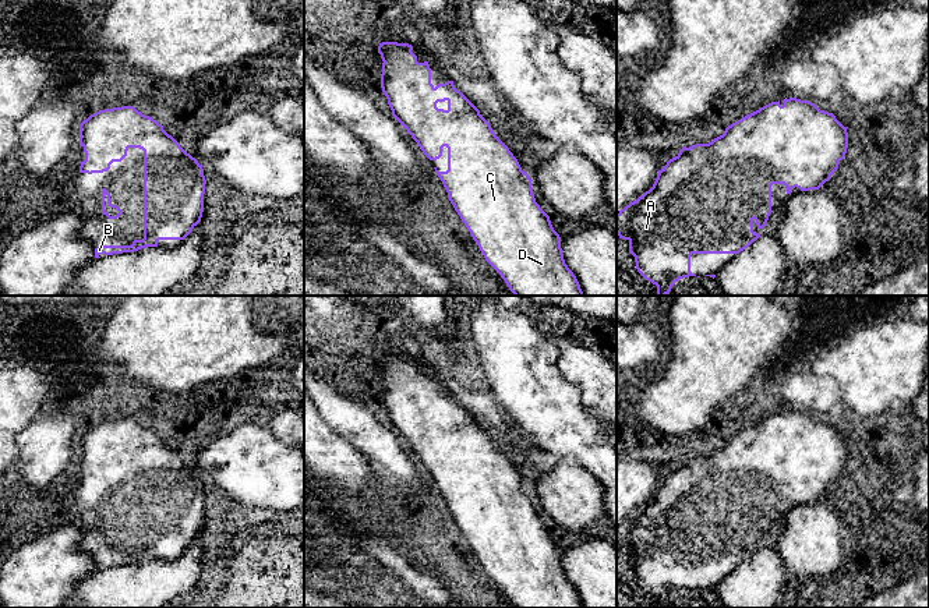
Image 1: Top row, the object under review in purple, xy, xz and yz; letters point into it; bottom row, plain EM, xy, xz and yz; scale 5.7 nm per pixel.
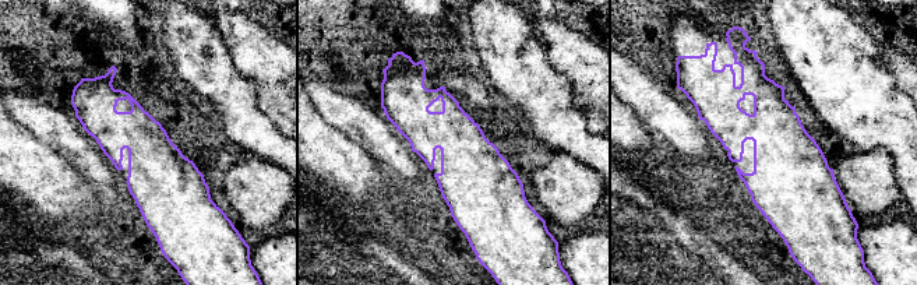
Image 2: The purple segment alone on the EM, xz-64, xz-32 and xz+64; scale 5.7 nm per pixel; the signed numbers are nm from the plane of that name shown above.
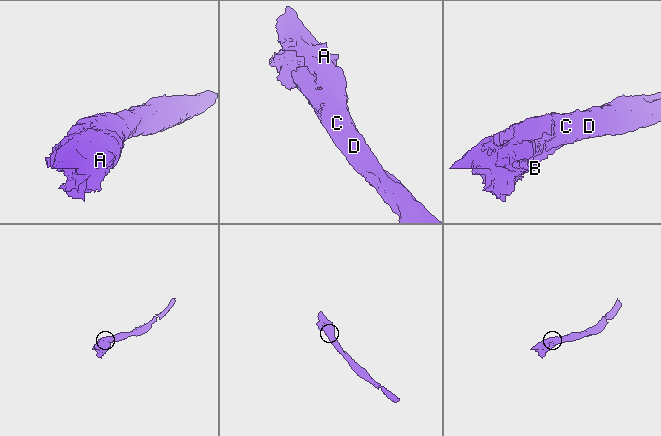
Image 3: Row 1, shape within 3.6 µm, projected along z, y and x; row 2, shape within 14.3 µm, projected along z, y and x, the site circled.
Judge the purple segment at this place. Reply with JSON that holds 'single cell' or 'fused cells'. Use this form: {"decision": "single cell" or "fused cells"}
{"decision": "single cell"}

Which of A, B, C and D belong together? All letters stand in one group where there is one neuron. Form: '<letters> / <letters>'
A B C D

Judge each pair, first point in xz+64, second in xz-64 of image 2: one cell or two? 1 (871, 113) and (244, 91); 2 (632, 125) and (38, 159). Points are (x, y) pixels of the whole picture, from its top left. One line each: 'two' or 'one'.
1: one
2: one

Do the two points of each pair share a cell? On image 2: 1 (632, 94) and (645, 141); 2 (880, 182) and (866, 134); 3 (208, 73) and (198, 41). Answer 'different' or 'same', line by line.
1: different
2: different
3: same

